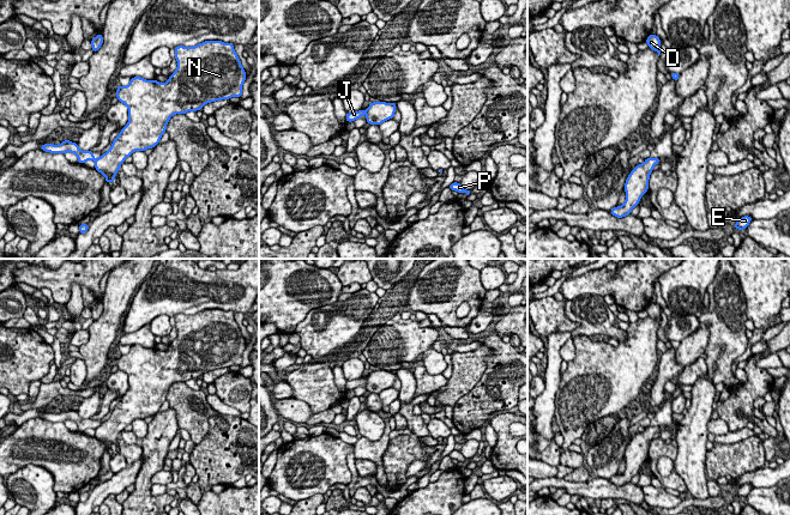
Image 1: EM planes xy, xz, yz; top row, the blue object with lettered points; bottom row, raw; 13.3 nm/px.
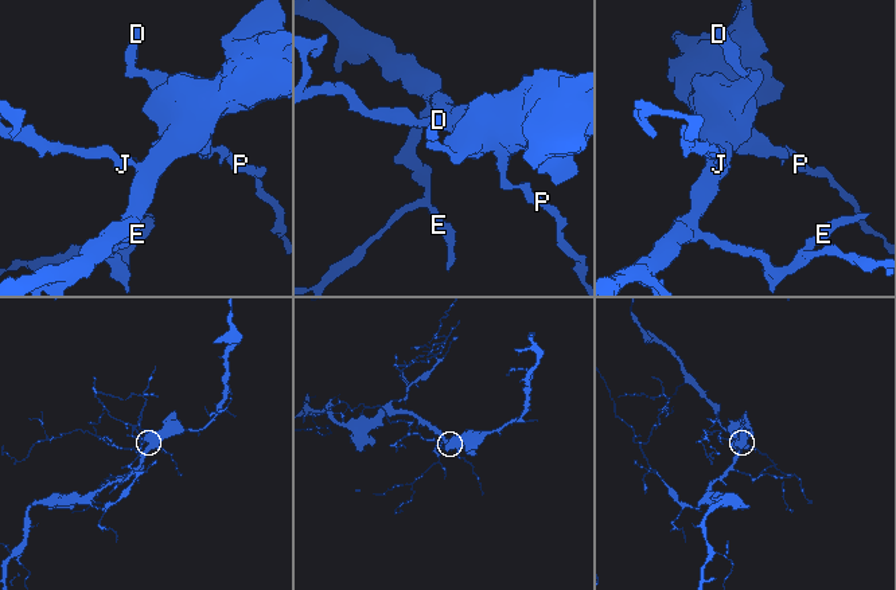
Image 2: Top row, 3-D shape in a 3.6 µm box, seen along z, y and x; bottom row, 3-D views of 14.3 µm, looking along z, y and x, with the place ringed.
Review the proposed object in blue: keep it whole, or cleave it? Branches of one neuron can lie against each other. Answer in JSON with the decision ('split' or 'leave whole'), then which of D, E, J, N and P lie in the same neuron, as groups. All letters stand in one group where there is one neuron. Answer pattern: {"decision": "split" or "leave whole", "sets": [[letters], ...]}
{"decision": "split", "sets": [["D", "E", "N", "P"], ["J"]]}

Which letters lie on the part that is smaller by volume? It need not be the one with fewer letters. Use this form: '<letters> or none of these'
J

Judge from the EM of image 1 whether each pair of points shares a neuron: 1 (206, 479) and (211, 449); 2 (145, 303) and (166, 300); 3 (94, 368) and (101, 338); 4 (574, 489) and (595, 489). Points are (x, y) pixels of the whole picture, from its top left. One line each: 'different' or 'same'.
1: same
2: same
3: same
4: same

